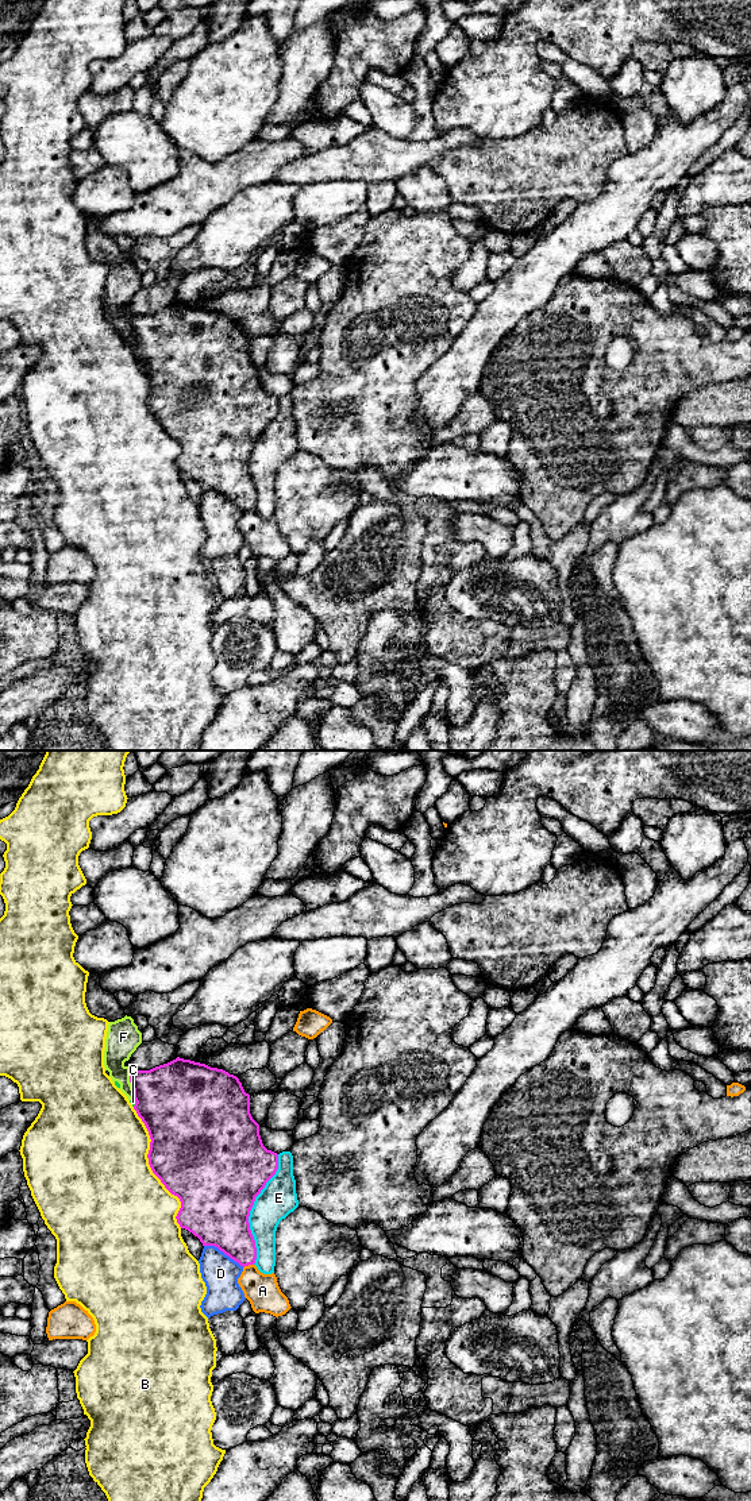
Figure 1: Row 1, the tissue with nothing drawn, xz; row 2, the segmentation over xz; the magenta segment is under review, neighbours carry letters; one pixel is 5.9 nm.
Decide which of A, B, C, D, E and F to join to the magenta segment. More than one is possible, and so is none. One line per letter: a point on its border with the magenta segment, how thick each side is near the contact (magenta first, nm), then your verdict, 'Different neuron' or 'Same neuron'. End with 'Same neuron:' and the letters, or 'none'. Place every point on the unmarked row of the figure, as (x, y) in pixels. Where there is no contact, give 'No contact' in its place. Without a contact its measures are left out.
A: Touches magenta at xz (247, 509). Thickness 260 nm (magenta) against 200 nm. Different neuron
B: Touches magenta at xz (150, 411). Thickness 480 nm (magenta) against 500 nm. Different neuron
C: Touches magenta at xz (135, 344). Thickness 480 nm (magenta) against 40 nm. Different neuron
D: Touches magenta at xz (224, 497). Thickness 380 nm (magenta) against 220 nm. Different neuron
E: Touches magenta at xz (250, 454). Thickness 480 nm (magenta) against 220 nm. Different neuron
F: Touches magenta at xz (131, 328). Thickness 420 nm (magenta) against 180 nm. Different neuron
Same neuron: none

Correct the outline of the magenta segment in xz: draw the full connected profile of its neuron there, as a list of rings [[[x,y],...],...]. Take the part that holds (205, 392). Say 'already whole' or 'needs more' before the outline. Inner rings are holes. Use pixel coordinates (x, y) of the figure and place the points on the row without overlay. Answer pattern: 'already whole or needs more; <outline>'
already whole; [[[177,301],[150,315],[131,315],[130,327],[136,346],[134,354],[151,383],[149,409],[165,432],[181,445],[176,460],[180,471],[197,481],[203,490],[217,491],[240,510],[254,509],[257,491],[249,460],[255,441],[278,413],[278,398],[263,390],[259,369],[250,358],[250,339],[239,323],[223,313]]]

